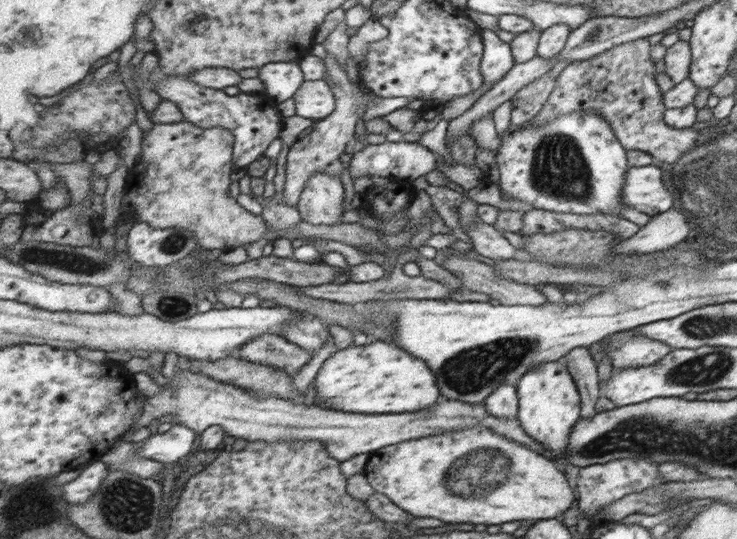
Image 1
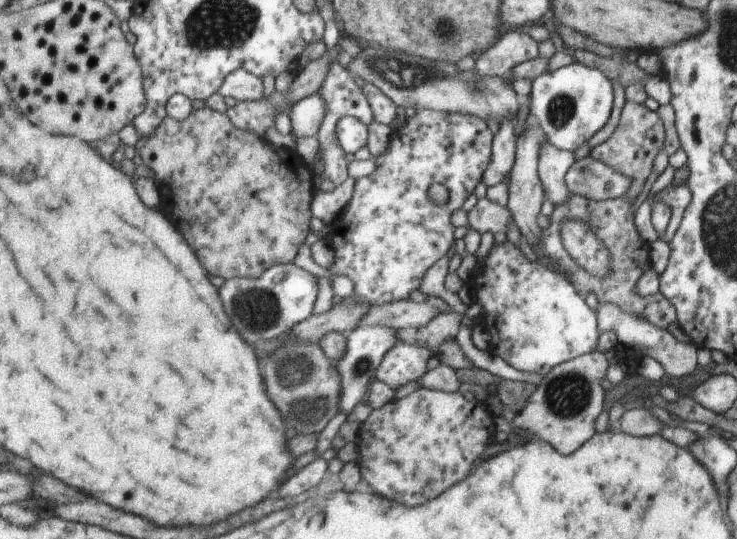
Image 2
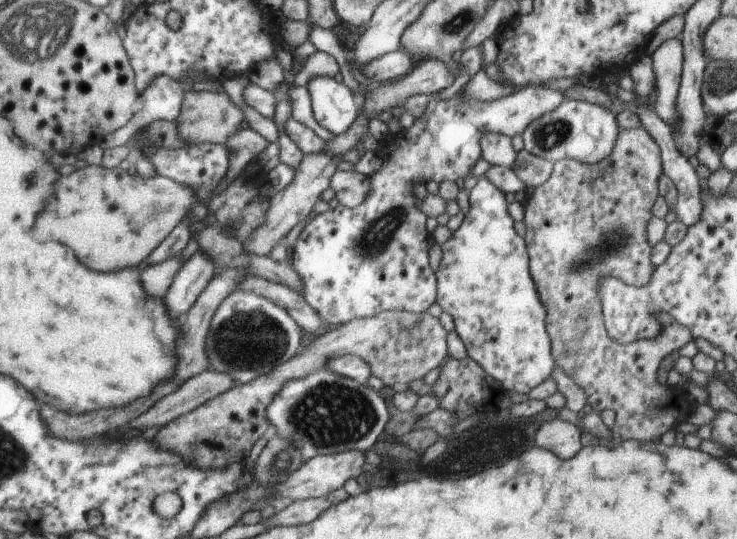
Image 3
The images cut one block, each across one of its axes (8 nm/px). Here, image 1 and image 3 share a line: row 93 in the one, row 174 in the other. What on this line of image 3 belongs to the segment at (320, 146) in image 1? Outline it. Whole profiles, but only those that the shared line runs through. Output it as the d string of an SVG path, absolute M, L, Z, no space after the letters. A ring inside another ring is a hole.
M335 171L330 178L329 187L334 190L339 205L355 208L363 202L371 188L371 176L356 171Z

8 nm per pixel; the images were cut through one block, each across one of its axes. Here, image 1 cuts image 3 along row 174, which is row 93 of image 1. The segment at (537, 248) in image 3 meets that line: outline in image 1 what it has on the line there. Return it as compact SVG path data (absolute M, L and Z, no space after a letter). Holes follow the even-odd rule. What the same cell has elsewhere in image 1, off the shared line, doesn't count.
M647 37L619 44L605 52L600 52L591 59L573 61L556 76L553 89L542 104L541 109L530 119L530 124L538 126L538 124L545 124L560 114L593 108L595 114L602 116L607 124L610 124L610 129L617 137L619 144L623 145L623 148L645 152L645 154L652 156L654 163L667 162L667 164L673 164L678 162L686 152L694 148L695 140L697 140L697 126L693 128L671 128L664 120L661 120L661 116L664 116L663 104L661 104L661 93L655 84L653 72L655 72L655 66L649 60Z

